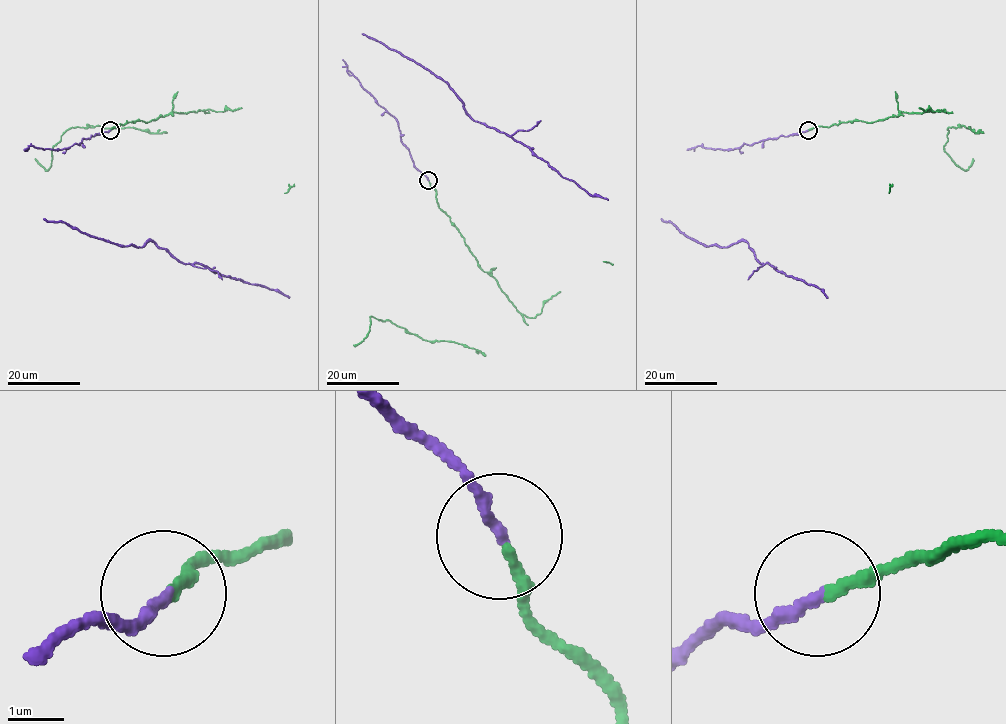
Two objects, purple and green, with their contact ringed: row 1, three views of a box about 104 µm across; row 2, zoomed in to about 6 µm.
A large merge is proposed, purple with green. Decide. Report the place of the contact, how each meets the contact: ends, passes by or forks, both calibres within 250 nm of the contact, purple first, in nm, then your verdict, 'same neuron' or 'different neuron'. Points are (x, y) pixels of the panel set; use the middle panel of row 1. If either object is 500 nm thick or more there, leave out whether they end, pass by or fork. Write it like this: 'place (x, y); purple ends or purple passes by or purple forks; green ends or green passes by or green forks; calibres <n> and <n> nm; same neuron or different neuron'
place (428, 180); purple ends; green ends; calibres 200 and 220 nm; different neuron

